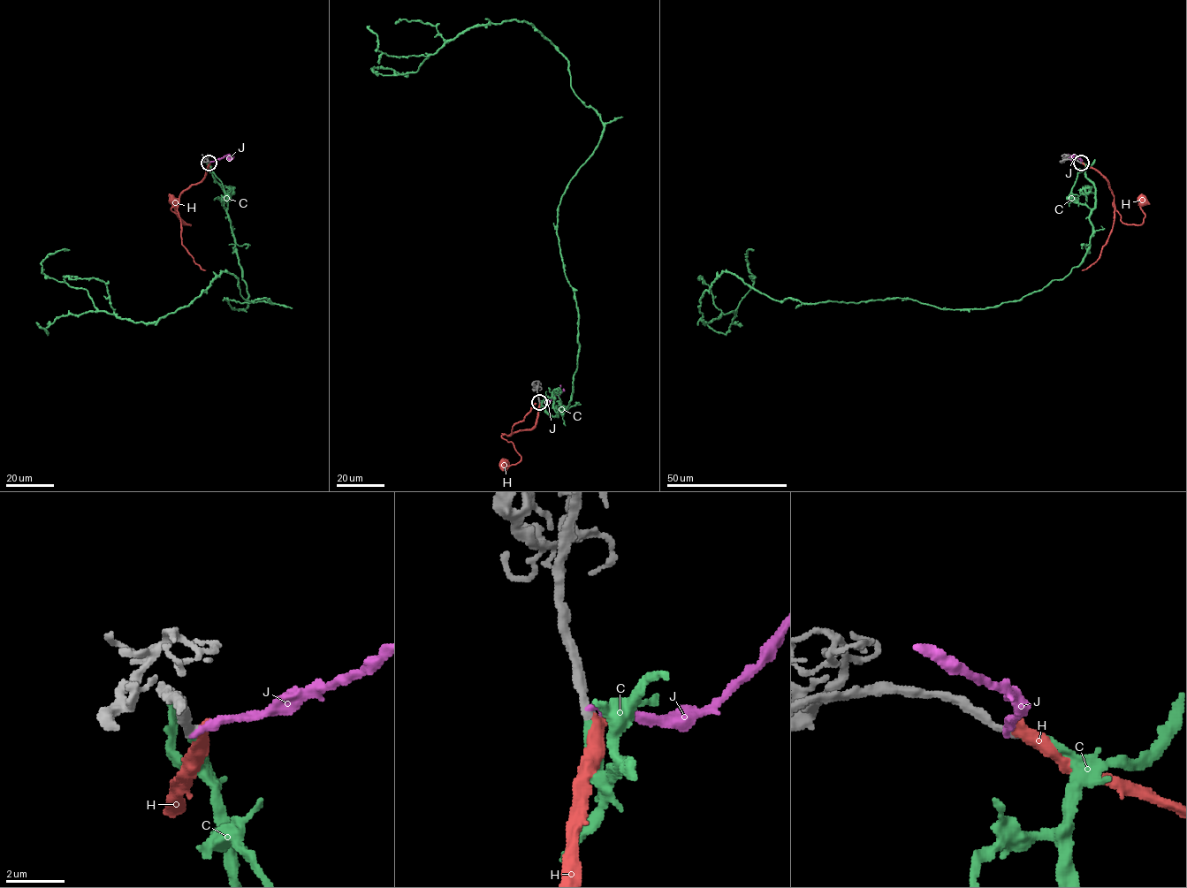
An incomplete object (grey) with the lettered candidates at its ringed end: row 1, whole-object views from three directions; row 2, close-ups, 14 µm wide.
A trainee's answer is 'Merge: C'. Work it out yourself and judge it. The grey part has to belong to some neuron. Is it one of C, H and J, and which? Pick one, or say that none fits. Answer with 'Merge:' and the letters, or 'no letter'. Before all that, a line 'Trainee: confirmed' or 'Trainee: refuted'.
Trainee: confirmed
Merge: C

